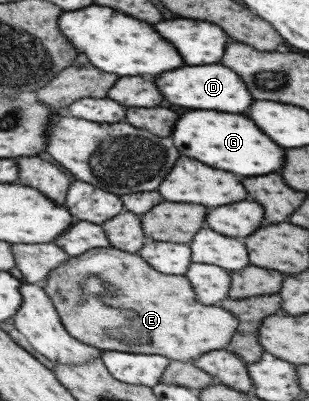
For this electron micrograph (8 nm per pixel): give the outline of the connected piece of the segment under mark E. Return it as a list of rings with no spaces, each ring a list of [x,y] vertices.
[[[110,245],[69,257],[48,272],[42,286],[68,335],[101,351],[154,354],[169,360],[190,362],[207,351],[224,350],[238,325],[238,319],[223,307],[201,304],[184,276],[161,274],[138,254],[120,251]]]

